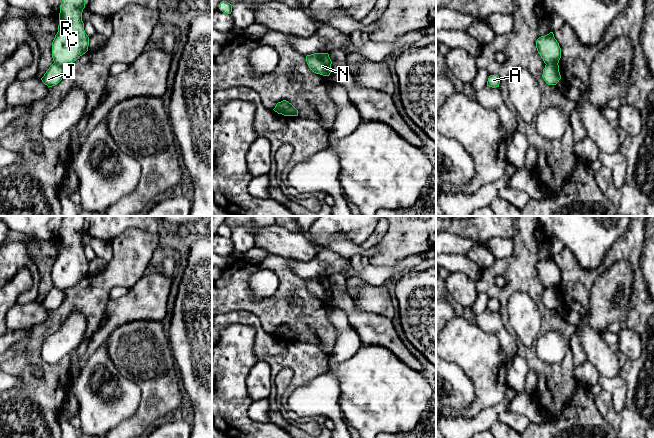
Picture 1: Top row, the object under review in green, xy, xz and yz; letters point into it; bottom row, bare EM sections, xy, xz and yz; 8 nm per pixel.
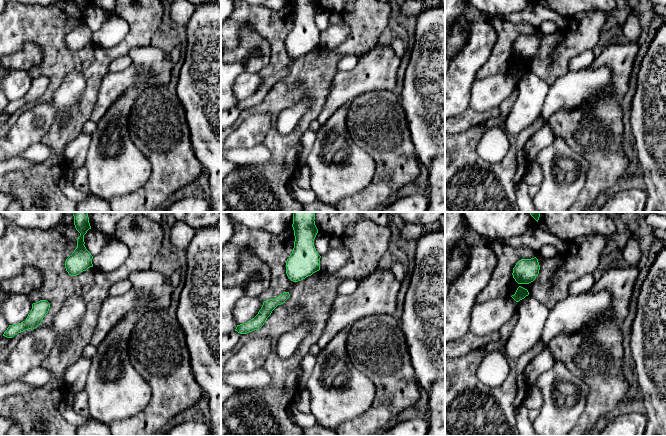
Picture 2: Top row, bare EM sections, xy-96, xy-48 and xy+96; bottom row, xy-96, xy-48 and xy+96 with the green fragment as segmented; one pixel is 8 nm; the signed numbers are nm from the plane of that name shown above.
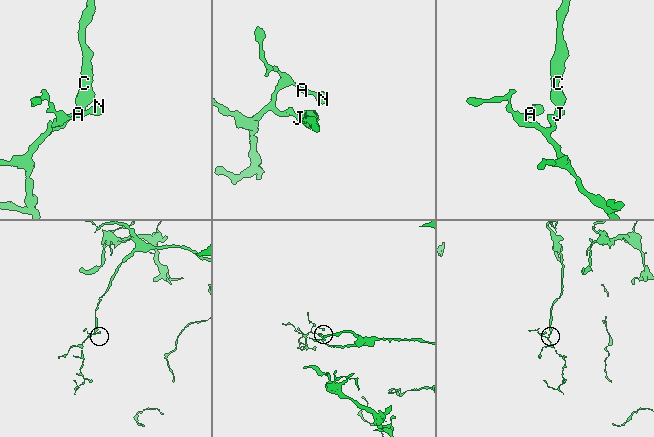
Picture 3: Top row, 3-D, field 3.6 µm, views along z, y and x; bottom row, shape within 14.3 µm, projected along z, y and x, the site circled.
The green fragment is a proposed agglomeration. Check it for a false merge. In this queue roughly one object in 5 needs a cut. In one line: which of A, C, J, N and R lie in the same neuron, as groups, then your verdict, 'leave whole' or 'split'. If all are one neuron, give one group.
A J N / C R | split

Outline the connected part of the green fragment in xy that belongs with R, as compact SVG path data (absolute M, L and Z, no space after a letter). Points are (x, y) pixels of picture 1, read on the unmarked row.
M84 216L63 217L58 256L52 266L55 288L65 291L88 275L89 261L82 245L85 227Z

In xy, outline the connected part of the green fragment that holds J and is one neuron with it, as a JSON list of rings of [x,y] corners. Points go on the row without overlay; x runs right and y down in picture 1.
[[[53,287],[41,302],[48,311],[57,309],[65,299],[65,291]]]

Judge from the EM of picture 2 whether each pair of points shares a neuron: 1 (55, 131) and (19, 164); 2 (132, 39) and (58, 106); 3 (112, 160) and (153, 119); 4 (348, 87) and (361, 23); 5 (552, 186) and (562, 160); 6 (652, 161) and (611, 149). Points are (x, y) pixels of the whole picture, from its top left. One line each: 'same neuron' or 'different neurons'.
1: different neurons
2: different neurons
3: different neurons
4: different neurons
5: same neuron
6: different neurons

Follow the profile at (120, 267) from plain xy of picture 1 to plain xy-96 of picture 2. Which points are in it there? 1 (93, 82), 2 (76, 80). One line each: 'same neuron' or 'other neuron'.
1: same neuron
2: other neuron

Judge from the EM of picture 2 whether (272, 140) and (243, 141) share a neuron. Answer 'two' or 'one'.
two

